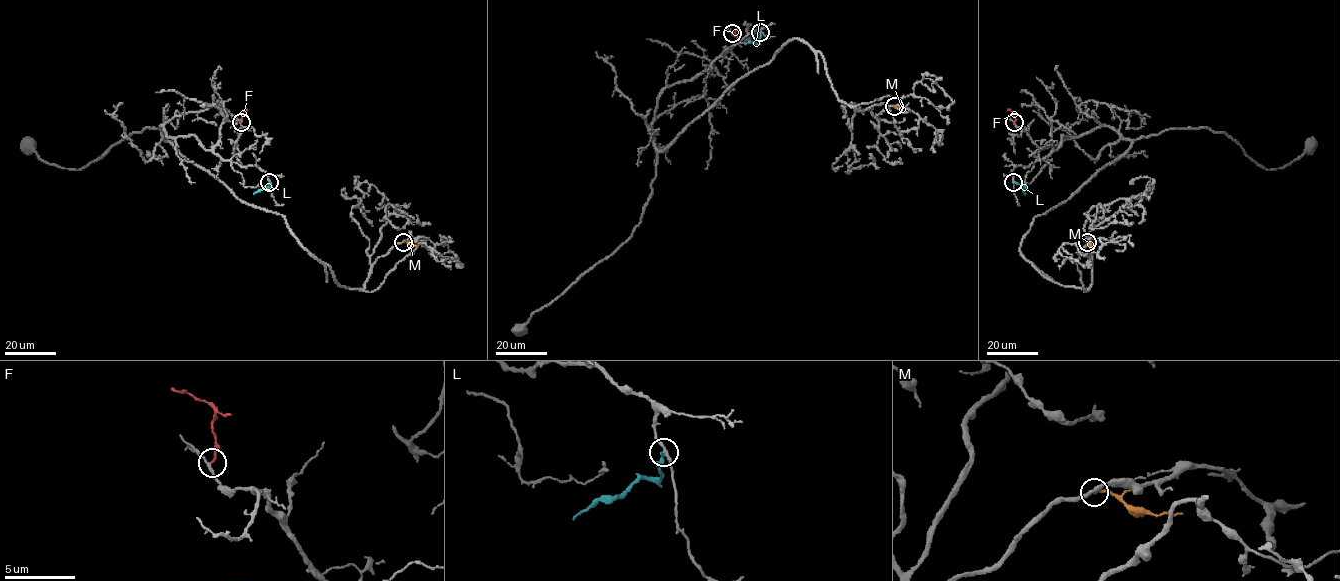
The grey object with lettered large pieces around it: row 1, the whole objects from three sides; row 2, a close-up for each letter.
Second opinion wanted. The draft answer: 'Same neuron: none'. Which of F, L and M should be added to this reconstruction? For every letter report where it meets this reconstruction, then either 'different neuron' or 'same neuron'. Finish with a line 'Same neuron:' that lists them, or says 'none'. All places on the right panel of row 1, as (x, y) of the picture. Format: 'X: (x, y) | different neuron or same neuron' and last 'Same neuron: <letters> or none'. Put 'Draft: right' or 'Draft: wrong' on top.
Draft: wrong
F: (1014, 122) | same neuron
L: (1013, 182) | different neuron
M: (1087, 242) | different neuron
Same neuron: F

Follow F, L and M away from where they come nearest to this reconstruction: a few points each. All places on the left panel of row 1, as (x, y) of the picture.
F: (241, 122), (243, 111), (247, 109)
L: (270, 182), (269, 186), (253, 194)
M: (403, 241), (419, 245)

